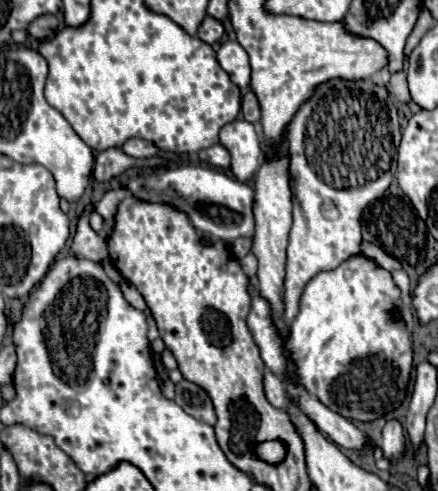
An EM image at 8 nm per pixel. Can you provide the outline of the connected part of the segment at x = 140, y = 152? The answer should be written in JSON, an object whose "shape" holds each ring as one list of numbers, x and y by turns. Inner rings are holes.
{"shape":[[130,138,122,150,132,156,132,158,152,158,152,156,158,156,160,150,156,144,148,142,148,140,140,140,140,138]]}

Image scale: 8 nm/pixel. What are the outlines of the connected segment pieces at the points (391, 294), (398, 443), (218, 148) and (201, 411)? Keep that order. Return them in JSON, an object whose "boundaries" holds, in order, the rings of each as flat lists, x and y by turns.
{"boundaries":[[[362,254,344,260,336,270,314,276,304,288,300,312,290,324,286,338,286,350,294,360,300,384,322,404,348,420,370,422,398,408,406,396,412,370,412,344,408,328,404,322,396,322,390,316,390,310,400,304,400,290,394,286,390,272,382,270,376,262]],[[388,420,382,430,382,450,386,458,400,456,404,452,404,428,398,420]],[[214,144,206,150,198,152,198,158,210,166,220,166,220,168,228,168,230,166,230,154,222,144]],[[182,380,176,384,176,398,174,402,188,412,190,416,194,416,196,420,202,420,210,426,216,424,216,412,212,406,210,396,206,394,206,390,202,390,198,384]]]}

